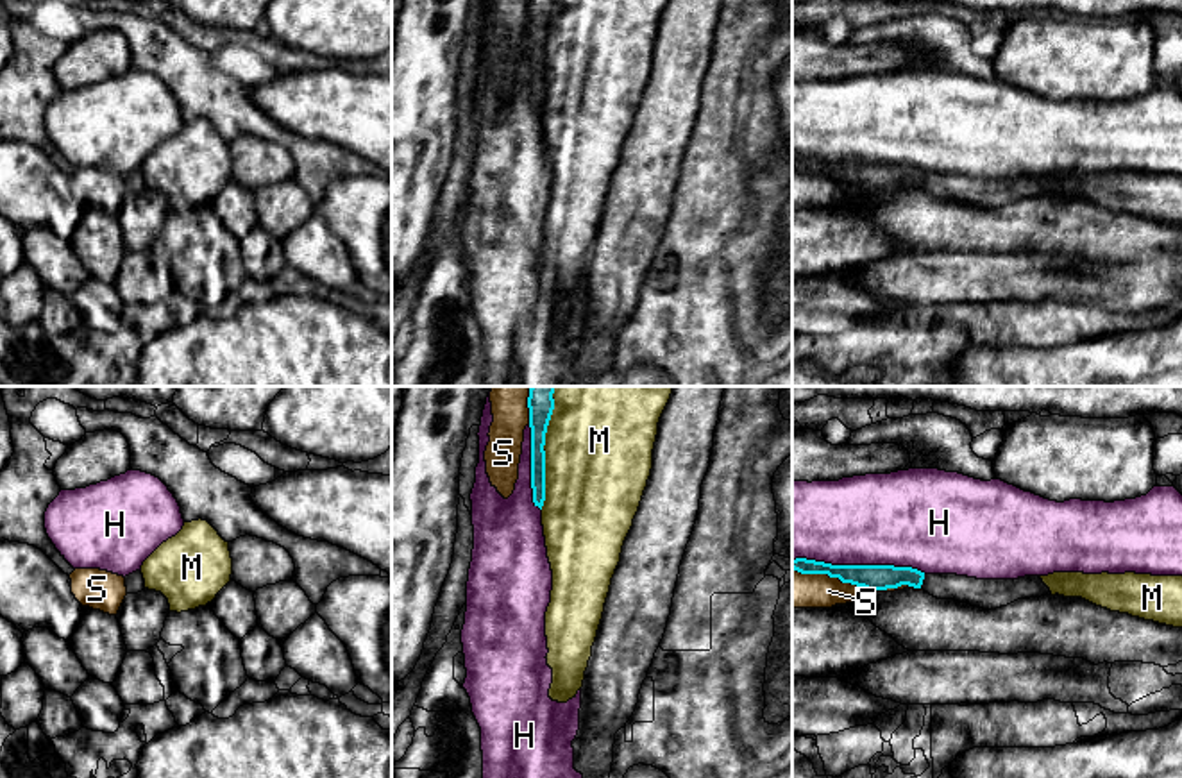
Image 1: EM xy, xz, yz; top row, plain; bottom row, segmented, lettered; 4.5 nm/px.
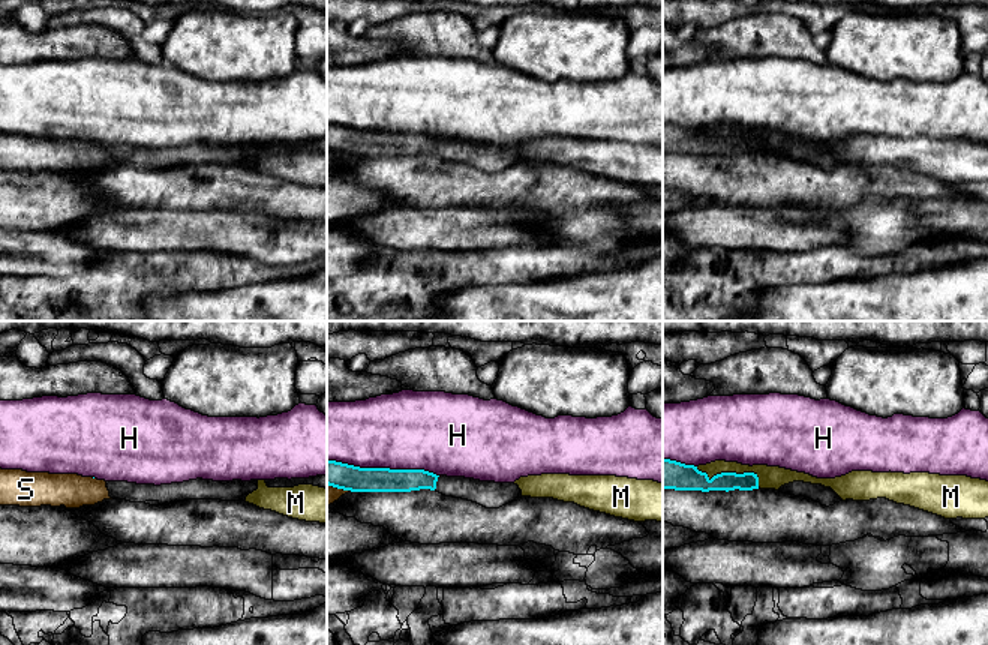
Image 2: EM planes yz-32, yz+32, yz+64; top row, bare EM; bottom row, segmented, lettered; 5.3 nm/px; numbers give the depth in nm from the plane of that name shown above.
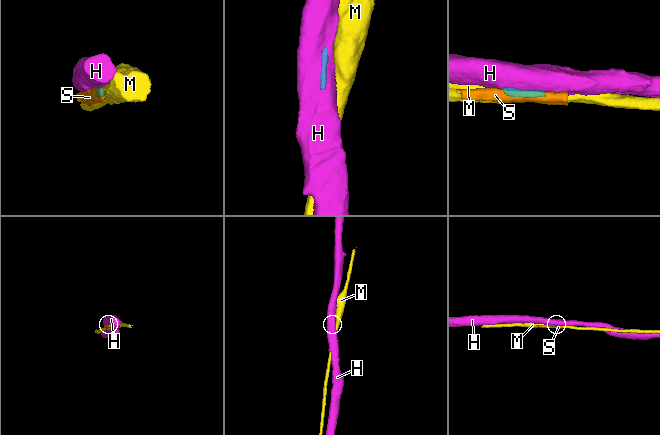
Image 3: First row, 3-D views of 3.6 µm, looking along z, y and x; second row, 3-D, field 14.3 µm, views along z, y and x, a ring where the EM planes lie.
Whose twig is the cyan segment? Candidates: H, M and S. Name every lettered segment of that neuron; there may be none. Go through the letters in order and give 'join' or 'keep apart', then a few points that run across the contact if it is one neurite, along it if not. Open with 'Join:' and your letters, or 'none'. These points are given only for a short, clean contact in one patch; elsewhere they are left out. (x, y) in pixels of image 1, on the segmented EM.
Join: none
H: keep apart
M: keep apart
S: keep apart

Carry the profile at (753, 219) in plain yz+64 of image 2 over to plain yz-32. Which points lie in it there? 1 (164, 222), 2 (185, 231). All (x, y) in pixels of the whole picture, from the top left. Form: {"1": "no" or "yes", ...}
{"1": "yes", "2": "yes"}

